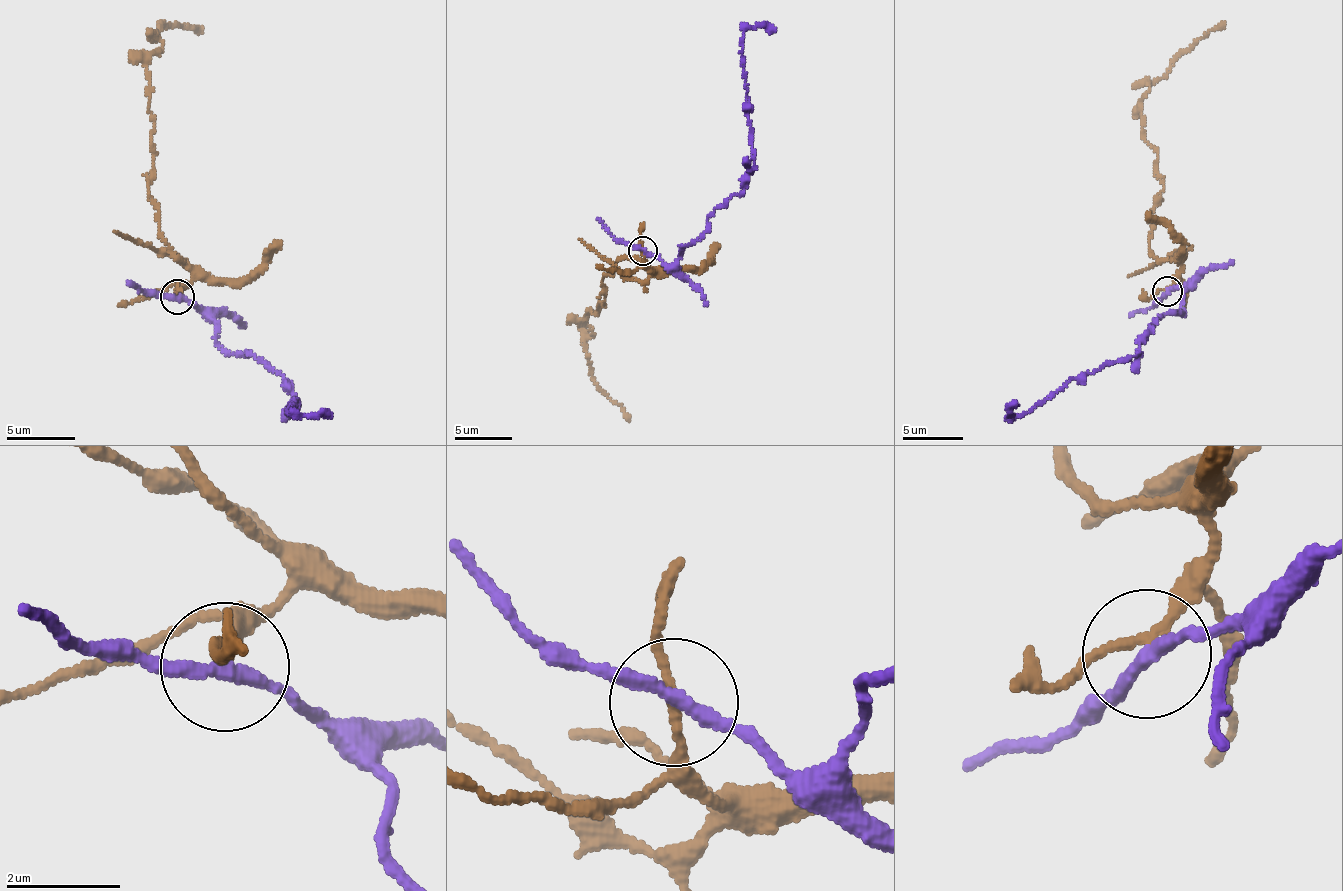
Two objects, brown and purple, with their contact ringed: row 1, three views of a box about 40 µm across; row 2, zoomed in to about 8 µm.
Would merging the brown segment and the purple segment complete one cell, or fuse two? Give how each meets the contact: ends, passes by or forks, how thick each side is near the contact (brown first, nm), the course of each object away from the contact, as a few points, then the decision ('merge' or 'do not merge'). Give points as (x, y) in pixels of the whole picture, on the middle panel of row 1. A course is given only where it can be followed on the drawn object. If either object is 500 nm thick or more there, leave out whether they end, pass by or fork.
brown passes by; purple passes by; calibres 140 and 240 nm; course brown (642, 251), (653, 270), (617, 259), (598, 315), (582, 323), (593, 337), (589, 372), (629, 421); course purple (642, 249), (672, 263), (754, 166), (743, 33), (750, 26), (775, 32); do not merge

